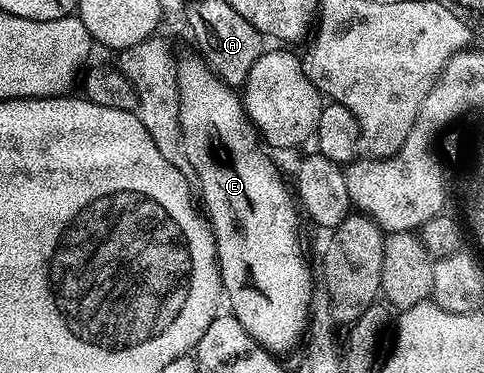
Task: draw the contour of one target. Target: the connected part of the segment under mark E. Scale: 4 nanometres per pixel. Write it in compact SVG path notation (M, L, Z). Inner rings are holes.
M202 59L180 60L178 66L183 146L189 163L193 163L193 169L197 171L198 192L203 192L201 205L217 242L219 279L223 282L226 300L231 300L230 312L257 344L276 355L283 355L304 334L313 292L311 273L303 262L303 249L295 234L296 202L289 189L287 194L278 167L263 154L261 138L248 118L240 94L223 82Z

